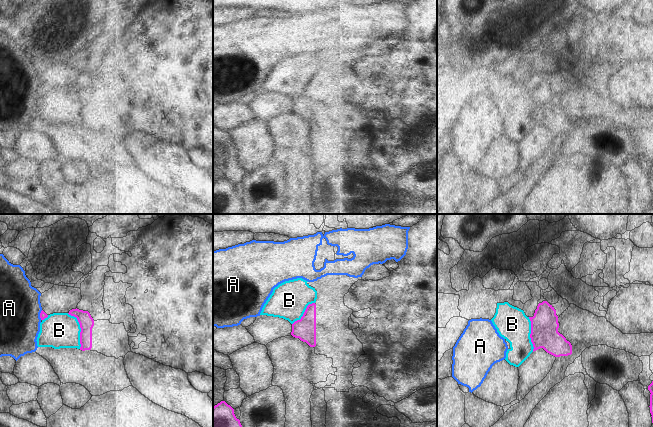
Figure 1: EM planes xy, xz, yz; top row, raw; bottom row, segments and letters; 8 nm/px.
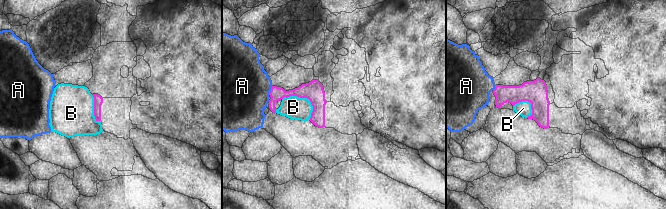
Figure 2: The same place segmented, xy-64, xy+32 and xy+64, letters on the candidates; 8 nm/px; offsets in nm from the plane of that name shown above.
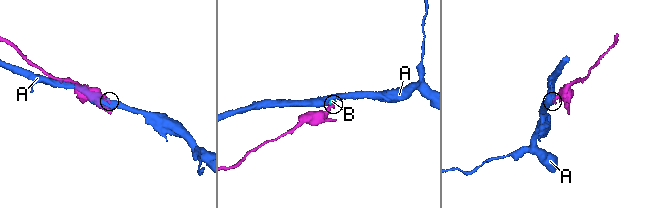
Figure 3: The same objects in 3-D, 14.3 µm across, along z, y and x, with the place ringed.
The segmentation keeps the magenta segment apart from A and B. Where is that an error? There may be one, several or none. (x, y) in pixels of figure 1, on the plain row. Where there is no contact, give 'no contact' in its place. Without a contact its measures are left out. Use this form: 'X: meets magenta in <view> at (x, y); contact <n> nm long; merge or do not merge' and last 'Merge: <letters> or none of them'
A: meets magenta in xy at (40, 91); contact 80 nm long; do not merge
B: meets magenta in xy at (81, 105); contact 300 nm long; do not merge
Merge: none of them

